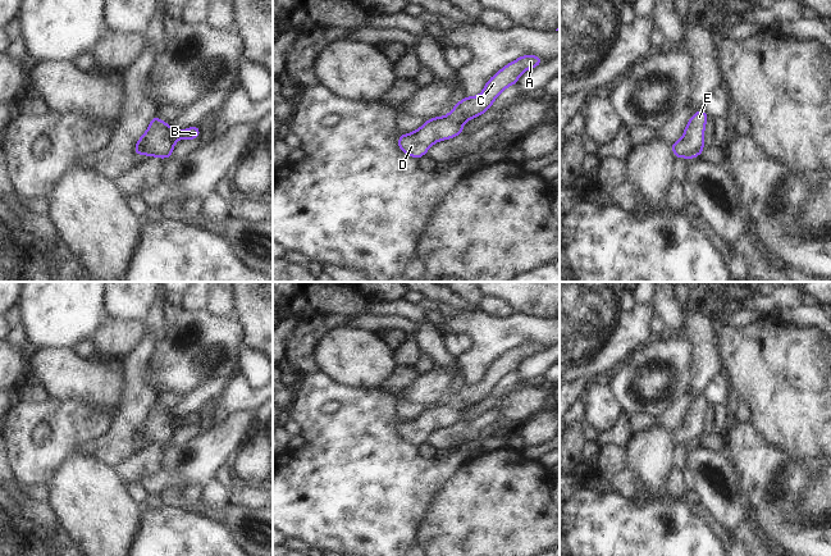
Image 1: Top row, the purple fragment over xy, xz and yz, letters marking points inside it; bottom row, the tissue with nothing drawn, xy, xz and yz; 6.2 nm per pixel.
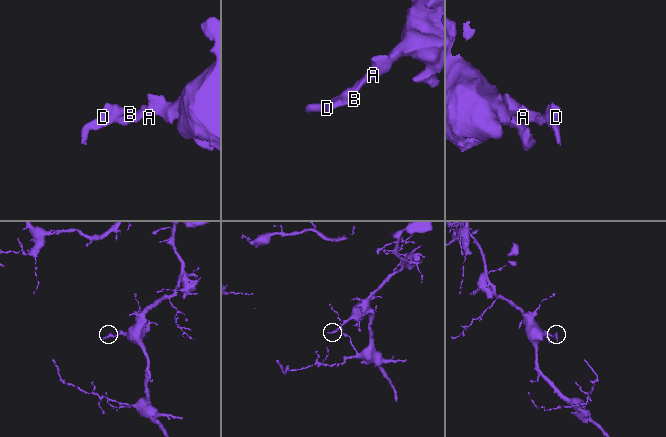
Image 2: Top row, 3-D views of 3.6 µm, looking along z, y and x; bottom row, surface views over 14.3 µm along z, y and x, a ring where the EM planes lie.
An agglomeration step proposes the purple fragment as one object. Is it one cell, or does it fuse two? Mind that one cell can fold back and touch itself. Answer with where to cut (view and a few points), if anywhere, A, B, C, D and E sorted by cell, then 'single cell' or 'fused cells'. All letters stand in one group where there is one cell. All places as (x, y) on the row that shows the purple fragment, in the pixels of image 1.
cut none; groups A B C D E; single cell

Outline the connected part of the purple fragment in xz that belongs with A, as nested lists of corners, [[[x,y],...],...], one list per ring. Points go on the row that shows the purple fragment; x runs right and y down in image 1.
[[[530,54],[511,61],[487,82],[479,96],[465,96],[444,118],[435,117],[426,120],[417,131],[408,135],[399,135],[398,147],[414,159],[419,159],[426,155],[428,149],[433,143],[462,135],[462,124],[465,120],[484,114],[506,87],[517,82],[524,70],[540,65],[542,63],[544,63],[543,59]]]

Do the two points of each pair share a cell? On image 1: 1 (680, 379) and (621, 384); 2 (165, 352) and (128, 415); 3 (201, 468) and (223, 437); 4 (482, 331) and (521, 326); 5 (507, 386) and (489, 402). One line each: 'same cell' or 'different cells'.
1: same cell
2: different cells
3: same cell
4: same cell
5: same cell

